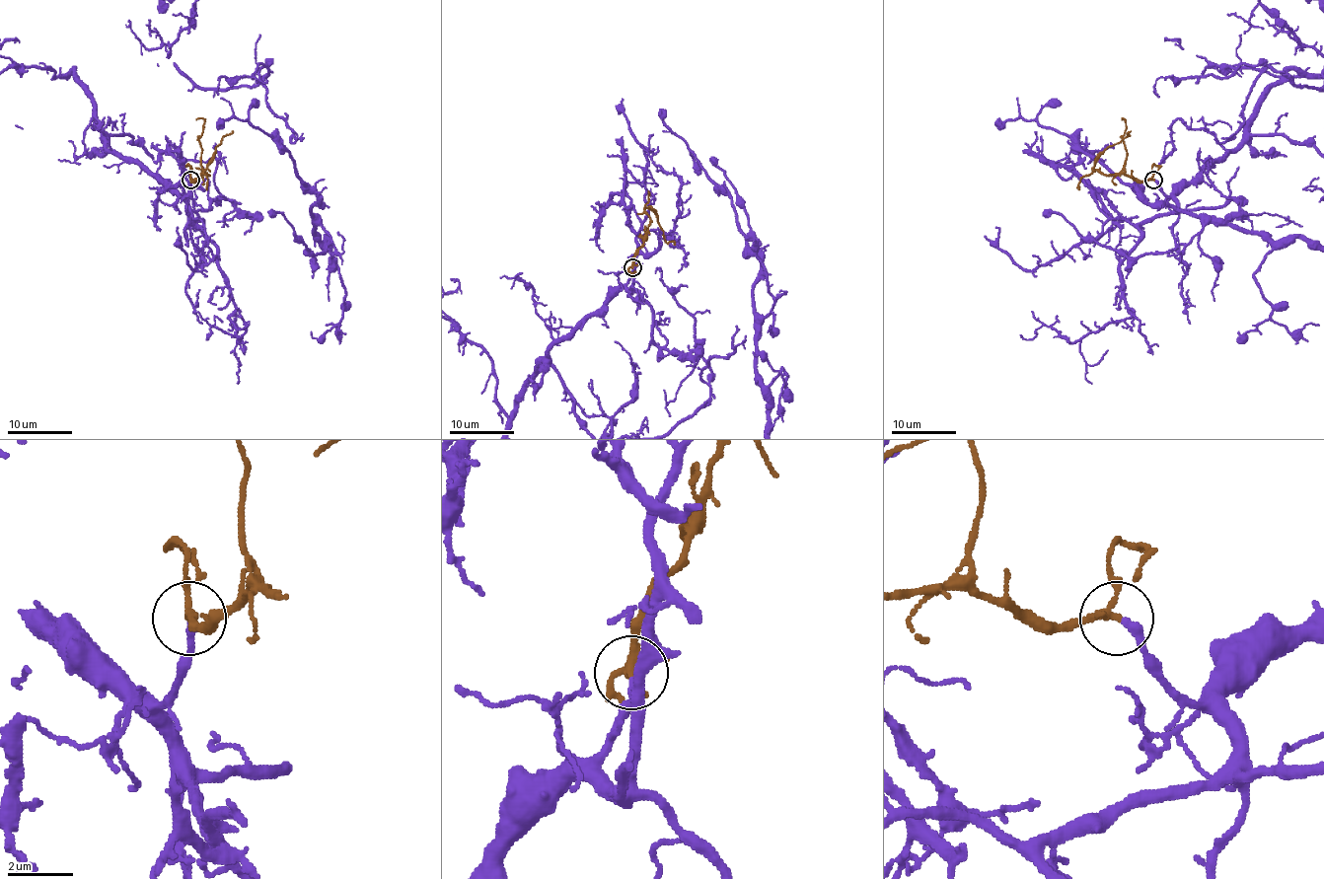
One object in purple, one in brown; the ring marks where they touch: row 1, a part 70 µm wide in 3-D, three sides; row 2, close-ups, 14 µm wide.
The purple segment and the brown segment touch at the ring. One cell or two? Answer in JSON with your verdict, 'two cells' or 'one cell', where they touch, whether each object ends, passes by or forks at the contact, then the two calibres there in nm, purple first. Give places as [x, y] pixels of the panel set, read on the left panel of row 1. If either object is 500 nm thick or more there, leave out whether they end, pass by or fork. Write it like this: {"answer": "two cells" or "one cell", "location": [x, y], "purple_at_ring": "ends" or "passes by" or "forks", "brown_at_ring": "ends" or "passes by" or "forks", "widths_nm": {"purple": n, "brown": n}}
{"answer": "one cell", "location": [190, 180], "purple_at_ring": "ends", "brown_at_ring": "forks", "widths_nm": {"purple": 280, "brown": 170}}

